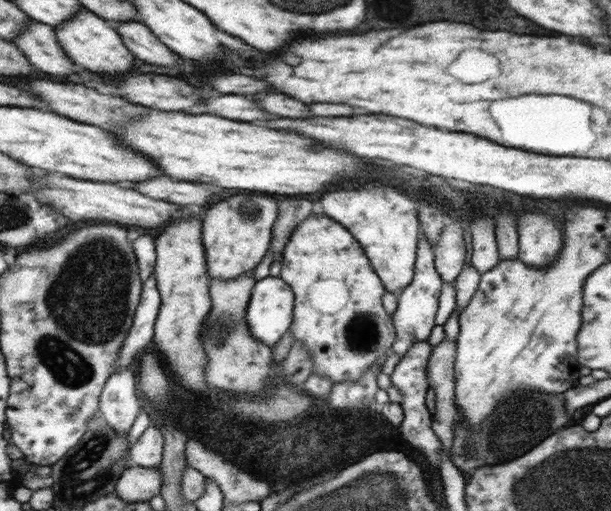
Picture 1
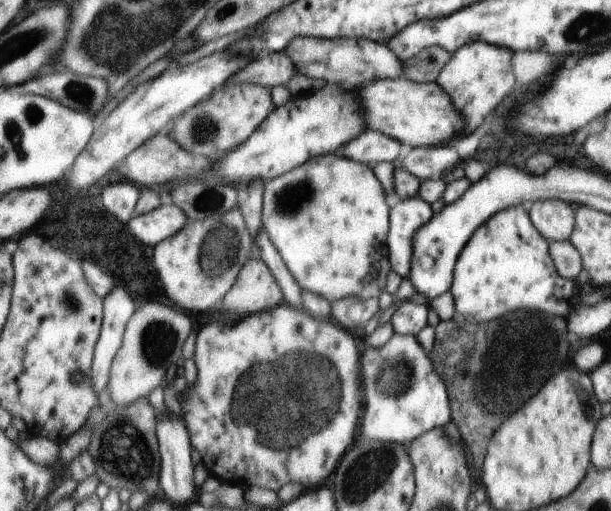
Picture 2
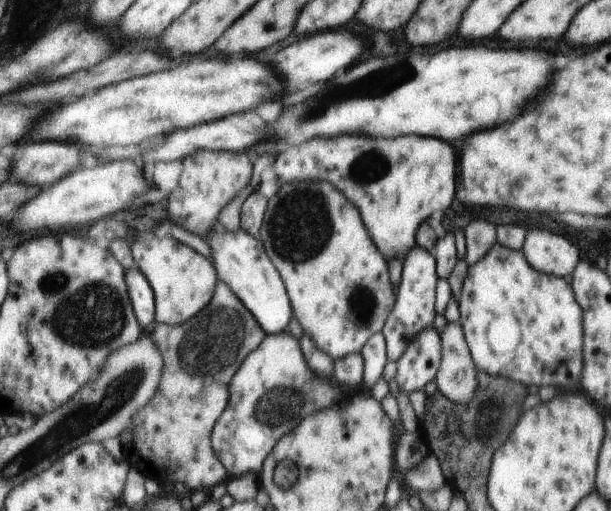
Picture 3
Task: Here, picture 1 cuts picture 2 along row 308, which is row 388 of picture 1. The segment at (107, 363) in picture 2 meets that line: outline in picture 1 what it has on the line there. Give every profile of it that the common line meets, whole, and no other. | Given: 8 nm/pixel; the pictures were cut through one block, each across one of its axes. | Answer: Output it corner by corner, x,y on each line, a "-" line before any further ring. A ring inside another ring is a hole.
120,369
110,375
99,396
99,416
118,434
128,435
142,401
136,396
135,369

